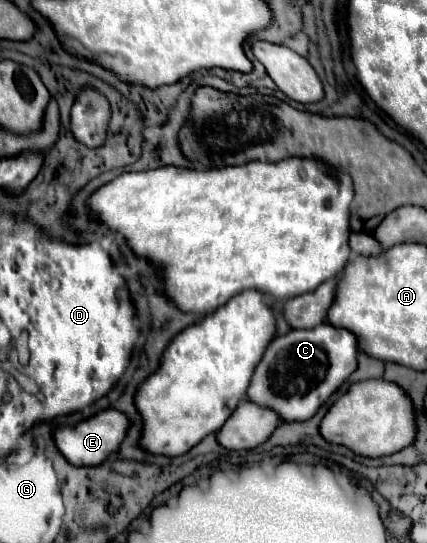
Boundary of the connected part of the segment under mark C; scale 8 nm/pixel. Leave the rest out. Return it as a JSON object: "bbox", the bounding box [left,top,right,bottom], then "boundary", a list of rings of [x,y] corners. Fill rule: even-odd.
{"bbox":[247,322,359,420],"boundary":[[[329,322],[311,330],[291,330],[277,336],[267,348],[263,360],[255,368],[253,382],[247,390],[247,398],[273,408],[287,420],[309,420],[321,404],[357,370],[359,338],[345,328],[337,328]]]}

